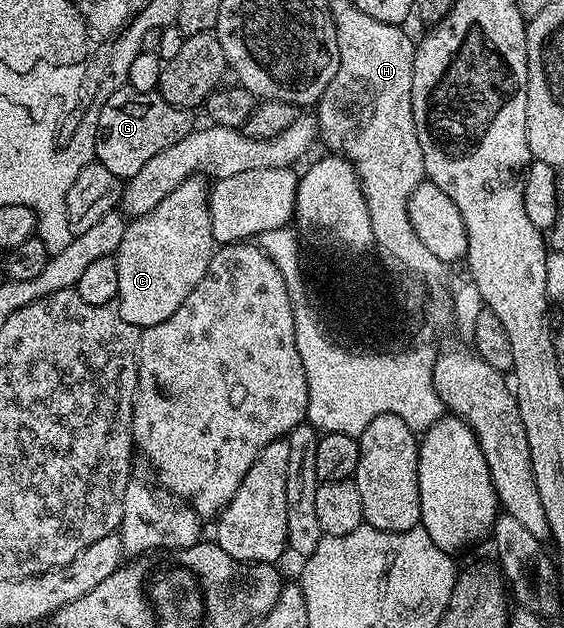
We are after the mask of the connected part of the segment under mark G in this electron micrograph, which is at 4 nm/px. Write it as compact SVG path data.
M132 88L117 90L111 96L111 100L107 100L107 104L103 104L103 108L99 112L96 161L101 162L103 168L107 168L107 172L115 172L117 178L131 179L147 164L147 160L151 160L153 156L159 156L159 152L163 152L163 148L171 148L173 144L179 144L179 140L183 140L191 133L189 118L191 118L190 111L167 104L167 100L163 100L156 92L139 92Z

